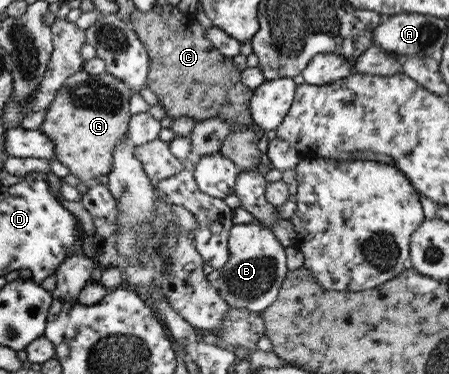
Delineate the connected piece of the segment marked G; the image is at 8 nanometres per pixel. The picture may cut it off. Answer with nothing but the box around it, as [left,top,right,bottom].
[38,70,131,184]

